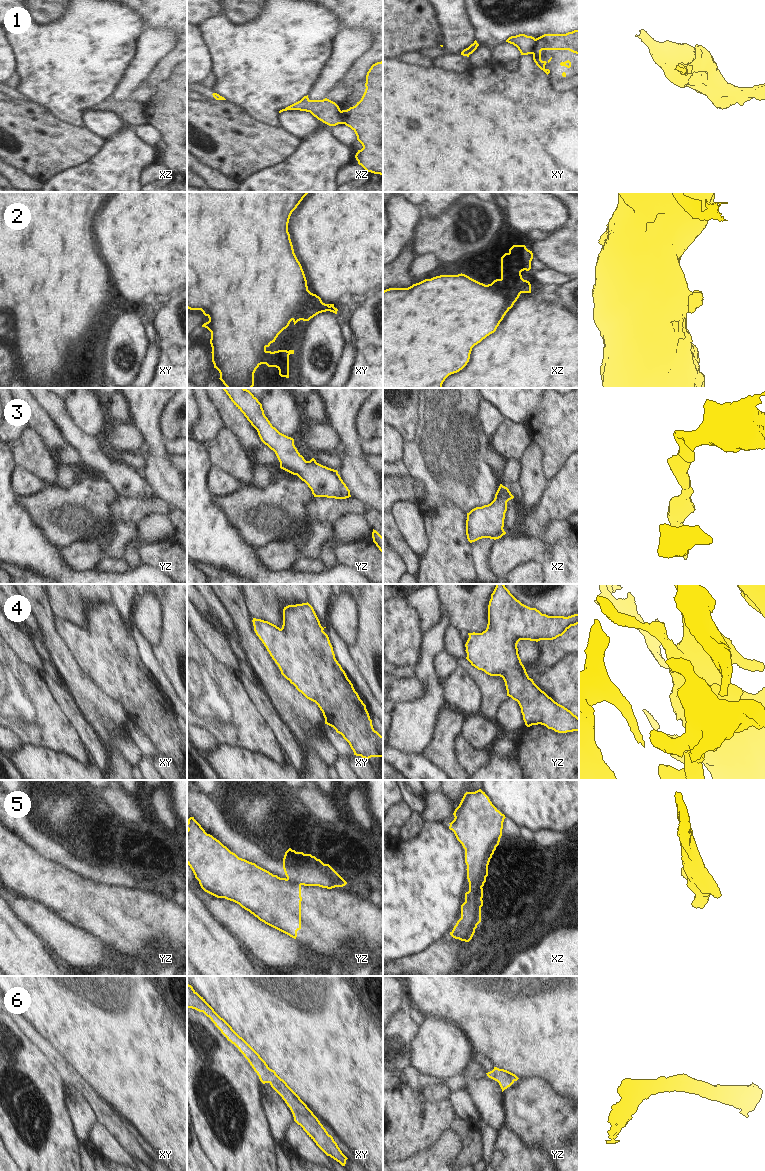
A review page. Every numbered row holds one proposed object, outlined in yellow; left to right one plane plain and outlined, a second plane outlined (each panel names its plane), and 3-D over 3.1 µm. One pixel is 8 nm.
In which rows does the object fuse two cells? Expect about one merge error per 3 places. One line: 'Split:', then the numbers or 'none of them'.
Split: 1, 2, 5

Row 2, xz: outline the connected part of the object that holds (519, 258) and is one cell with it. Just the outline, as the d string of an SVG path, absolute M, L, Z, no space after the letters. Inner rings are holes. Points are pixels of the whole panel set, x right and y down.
M513 245L501 257L501 280L509 293L531 293L531 284L522 278L521 272L531 269L532 251L525 245Z

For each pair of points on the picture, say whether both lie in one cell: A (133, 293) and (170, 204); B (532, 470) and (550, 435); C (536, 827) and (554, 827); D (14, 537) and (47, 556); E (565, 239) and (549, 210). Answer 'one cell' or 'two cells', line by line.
A: one cell
B: two cells
C: one cell
D: one cell
E: two cells

